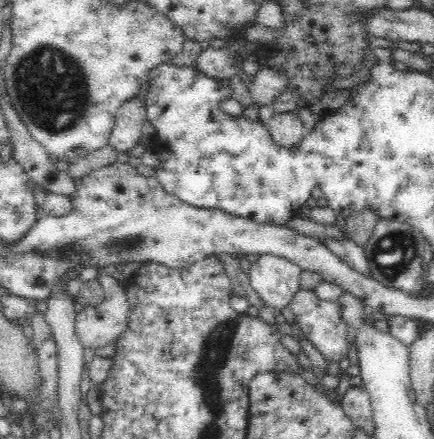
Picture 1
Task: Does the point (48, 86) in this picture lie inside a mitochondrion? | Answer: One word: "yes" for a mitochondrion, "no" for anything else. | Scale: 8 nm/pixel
yes

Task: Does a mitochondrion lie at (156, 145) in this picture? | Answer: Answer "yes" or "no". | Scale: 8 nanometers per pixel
no

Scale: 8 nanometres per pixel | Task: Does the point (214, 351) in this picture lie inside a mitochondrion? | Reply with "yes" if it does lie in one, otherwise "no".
yes

